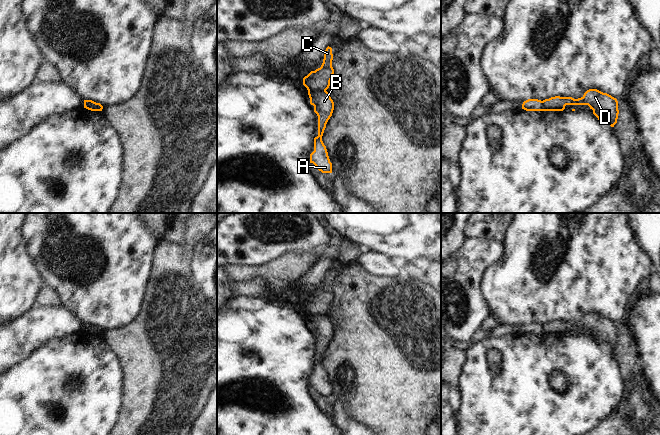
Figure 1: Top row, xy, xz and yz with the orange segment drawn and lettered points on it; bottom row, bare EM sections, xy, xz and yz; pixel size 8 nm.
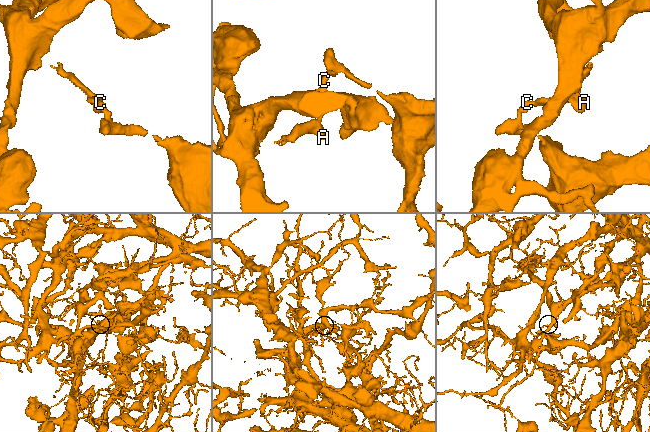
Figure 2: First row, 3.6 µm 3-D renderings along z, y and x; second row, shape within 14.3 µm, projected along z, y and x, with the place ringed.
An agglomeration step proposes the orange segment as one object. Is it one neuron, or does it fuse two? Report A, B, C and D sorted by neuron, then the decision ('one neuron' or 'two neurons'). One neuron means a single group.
A B D / C | two neurons

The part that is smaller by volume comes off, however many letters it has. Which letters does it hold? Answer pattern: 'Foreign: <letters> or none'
Foreign: A, B, D

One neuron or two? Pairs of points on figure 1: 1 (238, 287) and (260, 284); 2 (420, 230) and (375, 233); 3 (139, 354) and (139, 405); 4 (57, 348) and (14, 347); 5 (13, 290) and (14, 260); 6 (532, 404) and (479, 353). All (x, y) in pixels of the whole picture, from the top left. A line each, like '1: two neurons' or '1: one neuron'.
1: one neuron
2: one neuron
3: one neuron
4: two neurons
5: one neuron
6: one neuron

